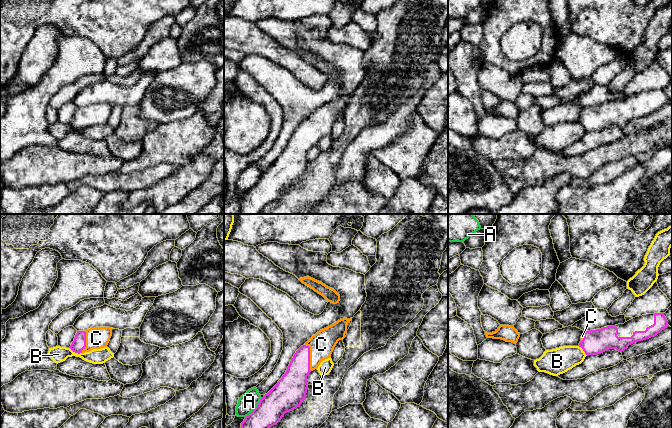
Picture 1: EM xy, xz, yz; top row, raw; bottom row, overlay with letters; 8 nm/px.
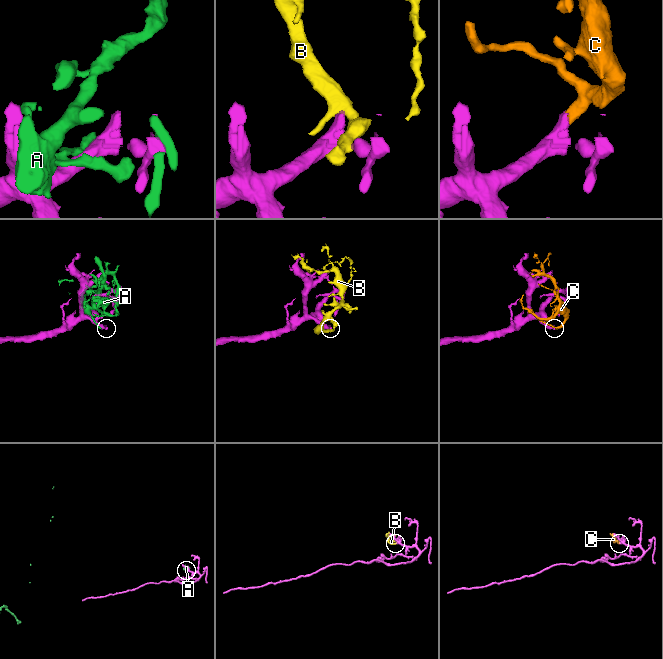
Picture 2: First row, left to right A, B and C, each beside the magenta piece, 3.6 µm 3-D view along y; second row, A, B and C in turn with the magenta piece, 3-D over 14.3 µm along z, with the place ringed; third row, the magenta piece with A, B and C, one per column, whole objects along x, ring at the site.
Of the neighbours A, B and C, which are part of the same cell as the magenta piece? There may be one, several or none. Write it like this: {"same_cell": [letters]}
{"same_cell": ["C"]}

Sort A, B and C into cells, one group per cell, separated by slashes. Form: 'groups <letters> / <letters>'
groups A / B / C

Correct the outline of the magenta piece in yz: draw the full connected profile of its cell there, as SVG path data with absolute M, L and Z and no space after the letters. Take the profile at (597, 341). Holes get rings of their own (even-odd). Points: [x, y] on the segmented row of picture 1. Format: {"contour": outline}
{"contour": "M664 313L646 314L624 324L585 331L578 346L587 356L600 354L609 349L622 352L635 342L656 336L668 326Z"}

